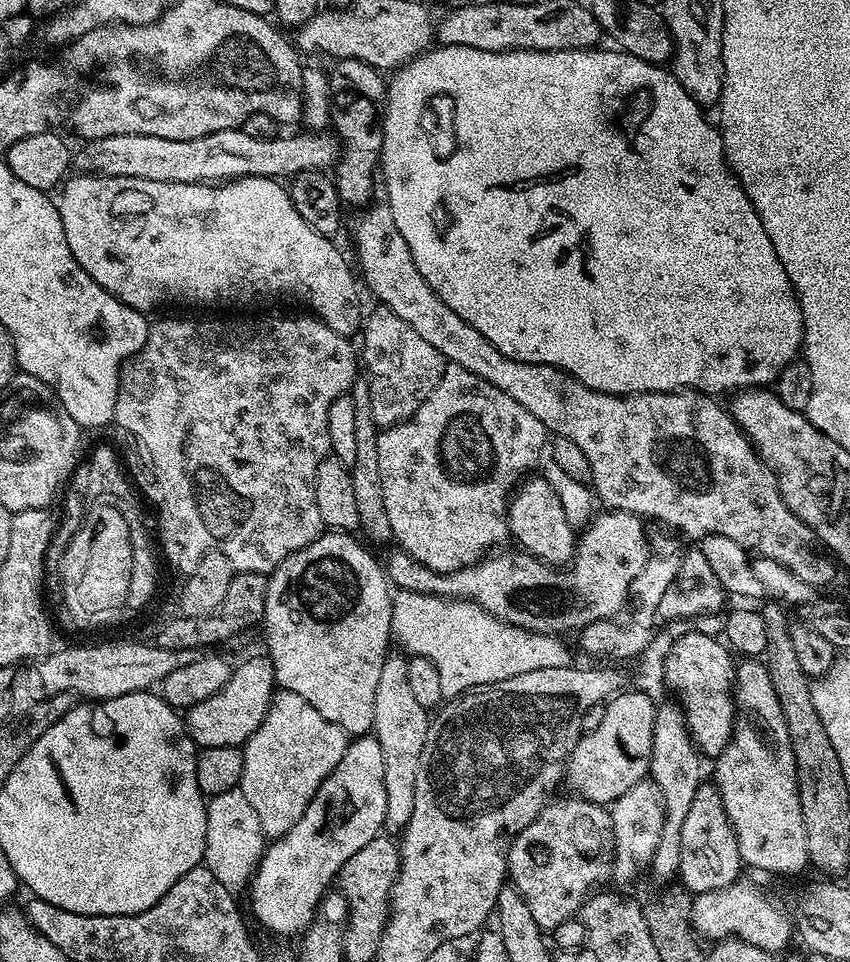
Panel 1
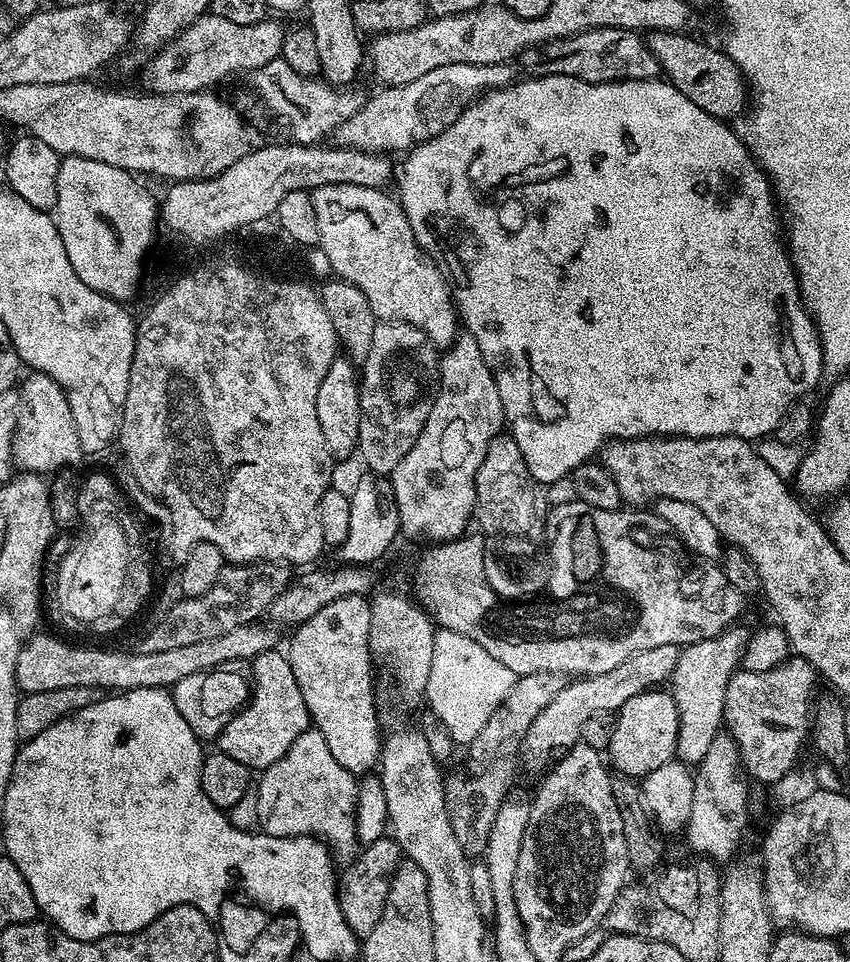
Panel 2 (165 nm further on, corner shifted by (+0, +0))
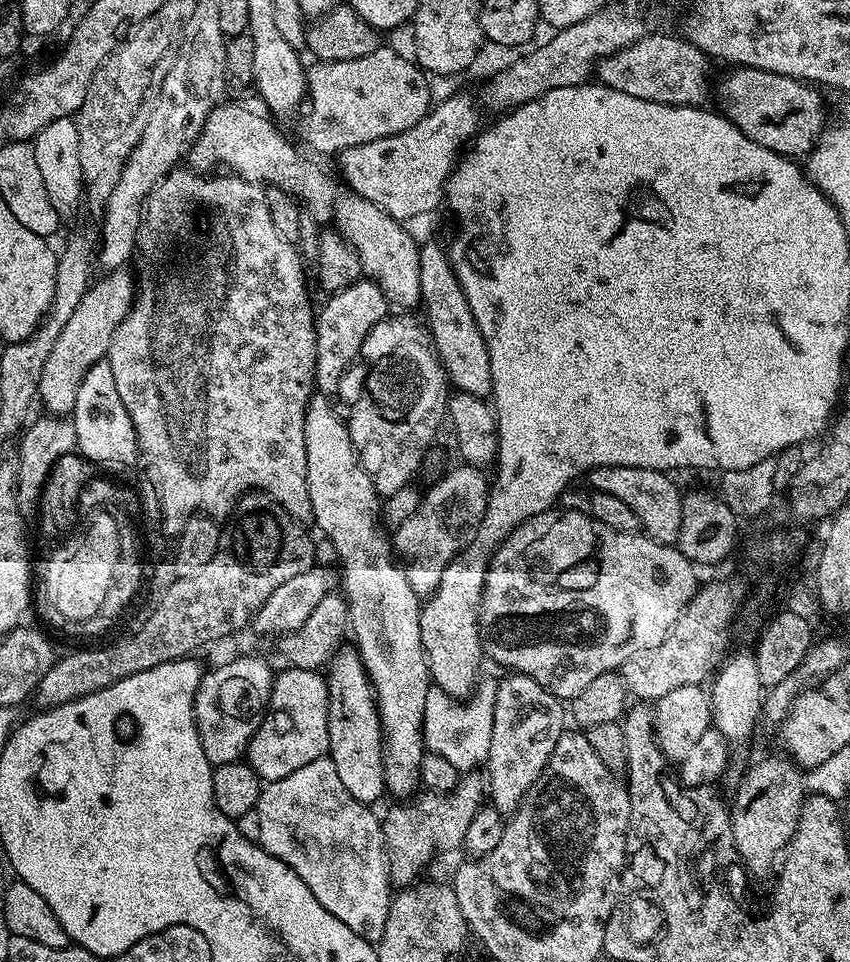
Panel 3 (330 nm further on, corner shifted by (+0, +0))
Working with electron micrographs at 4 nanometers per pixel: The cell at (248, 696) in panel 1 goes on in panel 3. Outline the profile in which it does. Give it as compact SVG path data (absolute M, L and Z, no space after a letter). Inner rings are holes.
M291 666L285 669L275 673L270 707L246 753L246 762L264 782L286 778L286 774L328 756L328 681L319 671Z

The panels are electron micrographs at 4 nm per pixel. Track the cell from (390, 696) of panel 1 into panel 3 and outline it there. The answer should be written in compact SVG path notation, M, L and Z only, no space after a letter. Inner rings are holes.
M465 463L459 467L450 469L429 492L425 491L418 510L394 532L394 548L404 563L406 578L410 578L410 586L414 586L416 595L421 598L432 593L438 582L442 582L442 570L463 553L460 552L463 548L465 551L471 545L482 514L486 514L489 477L487 480L479 467Z

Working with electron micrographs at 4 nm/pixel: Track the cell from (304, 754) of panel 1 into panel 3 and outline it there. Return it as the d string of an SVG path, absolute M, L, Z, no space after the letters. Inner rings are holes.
M328 756L286 774L286 778L265 783L256 803L262 826L260 847L289 864L338 922L350 926L363 940L379 942L386 930L394 885L388 873L381 817L372 811L346 791Z

